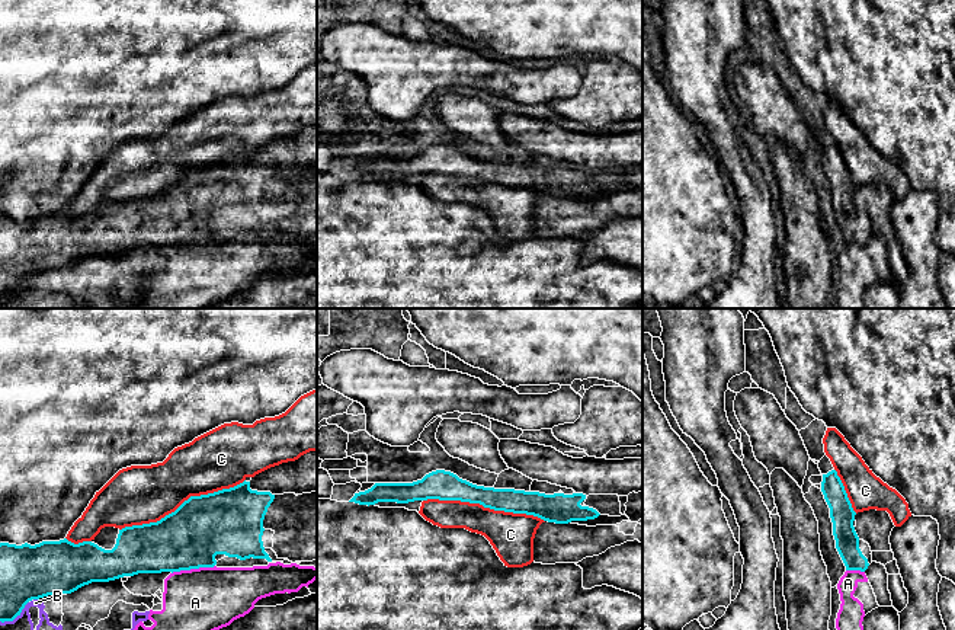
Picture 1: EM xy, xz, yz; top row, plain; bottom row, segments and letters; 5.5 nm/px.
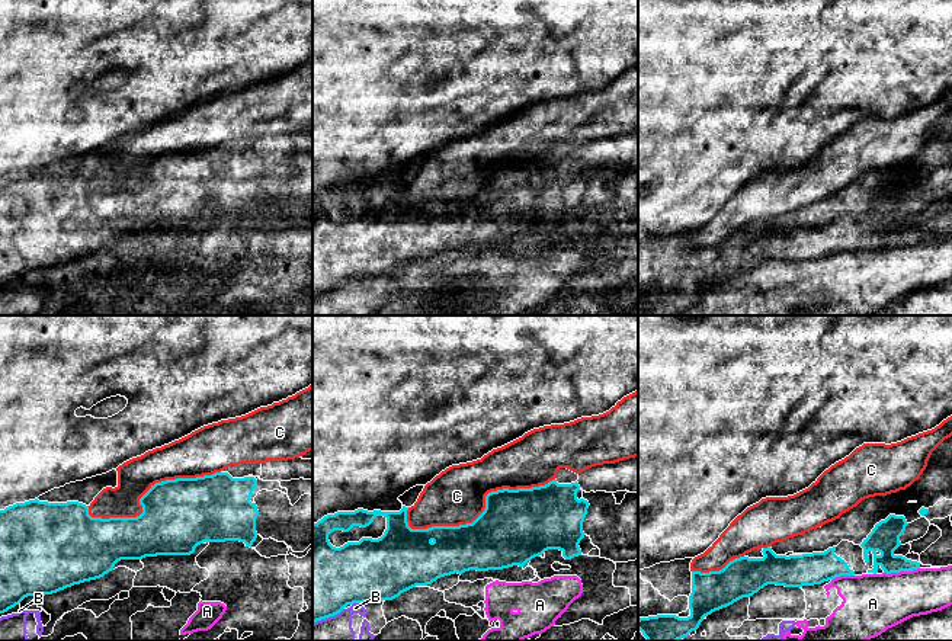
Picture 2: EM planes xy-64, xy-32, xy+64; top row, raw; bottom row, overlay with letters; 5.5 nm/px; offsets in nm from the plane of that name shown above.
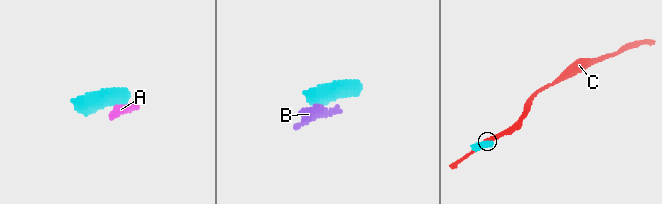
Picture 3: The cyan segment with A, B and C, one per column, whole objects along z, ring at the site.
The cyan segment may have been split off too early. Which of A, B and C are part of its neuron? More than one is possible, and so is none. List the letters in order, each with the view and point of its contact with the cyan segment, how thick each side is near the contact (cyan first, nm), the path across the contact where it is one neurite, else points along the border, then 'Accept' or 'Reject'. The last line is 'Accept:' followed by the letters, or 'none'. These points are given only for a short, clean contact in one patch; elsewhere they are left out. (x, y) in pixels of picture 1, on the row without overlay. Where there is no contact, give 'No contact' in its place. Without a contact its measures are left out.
A: Touches cyan at xy (192, 242). Thickness 340 nm (cyan) against 360 nm. Boundary: xy (214, 239), (180, 243), (172, 248). Reject
B: Touches cyan at xy (15, 291). Thickness 300 nm (cyan) against 160 nm. Boundary: xy (28, 275), (12, 294), (0, 296). Reject
C: Touches cyan at xy (183, 176). Thickness 360 nm (cyan) against 320 nm. Reject
Accept: none

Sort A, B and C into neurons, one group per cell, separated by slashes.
A B / C

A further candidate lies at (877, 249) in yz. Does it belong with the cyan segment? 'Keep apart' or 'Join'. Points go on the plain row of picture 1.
Keep apart

